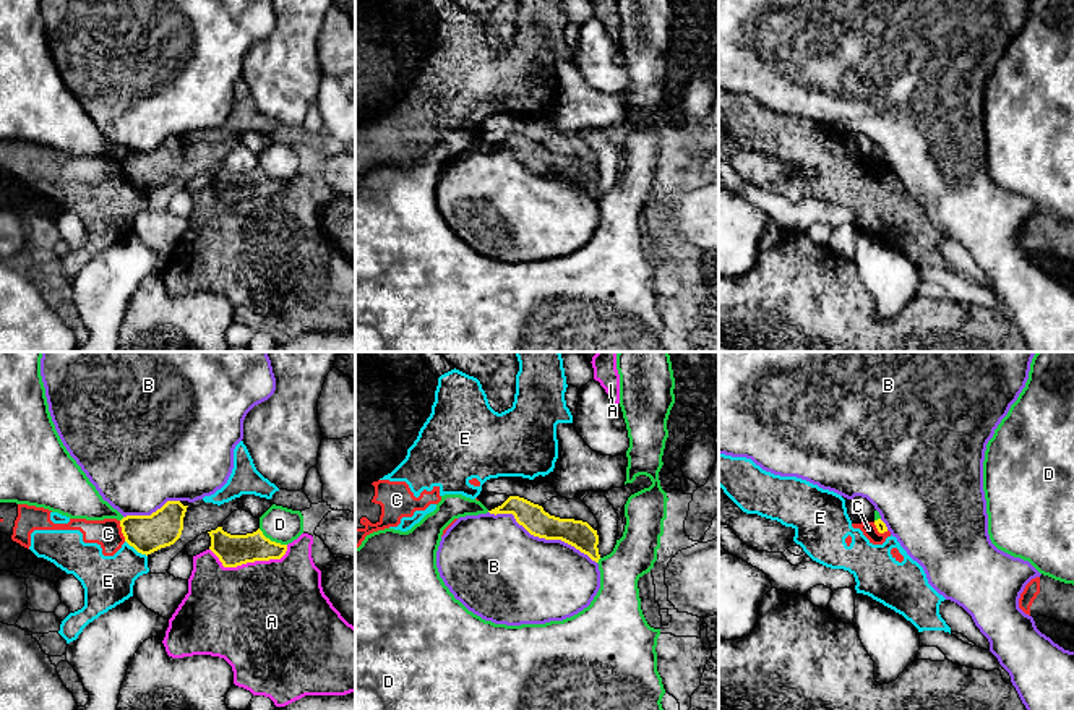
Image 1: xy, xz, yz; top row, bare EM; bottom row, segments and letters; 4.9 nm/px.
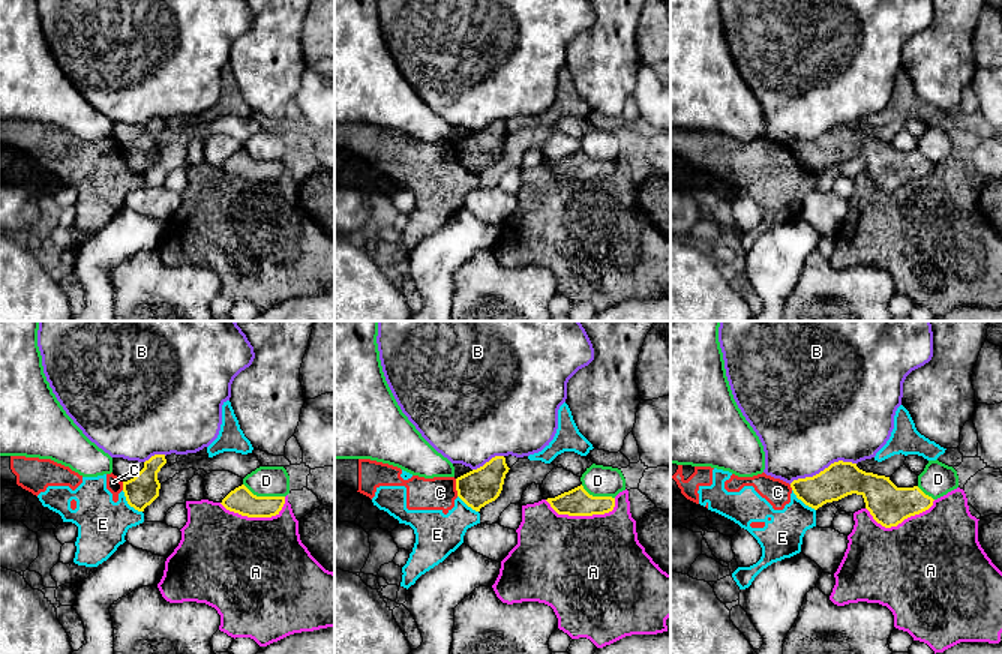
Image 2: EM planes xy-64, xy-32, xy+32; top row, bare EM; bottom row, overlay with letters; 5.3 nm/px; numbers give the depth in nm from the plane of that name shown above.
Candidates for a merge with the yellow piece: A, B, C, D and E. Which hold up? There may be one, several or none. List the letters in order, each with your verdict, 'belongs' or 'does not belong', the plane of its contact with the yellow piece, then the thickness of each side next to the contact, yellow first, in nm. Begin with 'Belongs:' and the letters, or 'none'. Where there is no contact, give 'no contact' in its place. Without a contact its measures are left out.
Belongs: none
A: does not belong; meets yellow in xy; 160 nm thick on the yellow side, 480 nm on the other
B: does not belong; meets yellow in xz; 140 nm thick on the yellow side, 460 nm on the other
C: does not belong; meets yellow in xy; 190 nm thick on the yellow side, 140 nm on the other
D: does not belong; meets yellow in xy; 160 nm thick on the yellow side, 180 nm on the other
E: does not belong; meets yellow in xy; 190 nm thick on the yellow side, 260 nm on the other

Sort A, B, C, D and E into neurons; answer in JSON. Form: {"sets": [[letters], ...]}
{"sets": [["A"], ["B"], ["C", "E"], ["D"]]}

